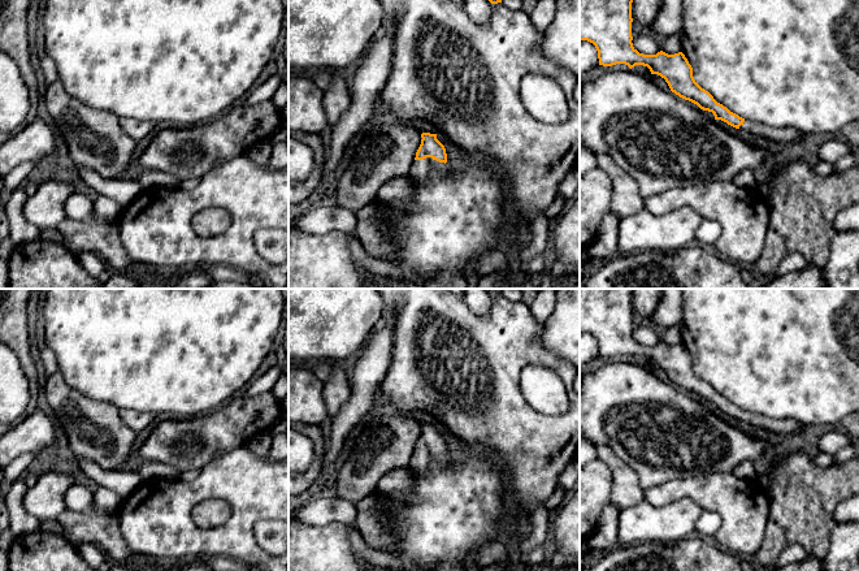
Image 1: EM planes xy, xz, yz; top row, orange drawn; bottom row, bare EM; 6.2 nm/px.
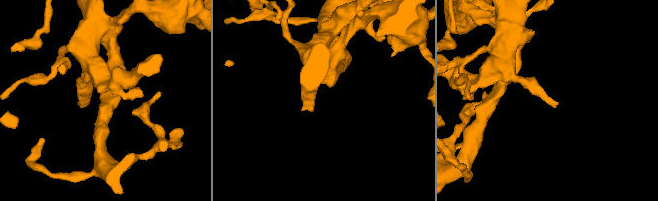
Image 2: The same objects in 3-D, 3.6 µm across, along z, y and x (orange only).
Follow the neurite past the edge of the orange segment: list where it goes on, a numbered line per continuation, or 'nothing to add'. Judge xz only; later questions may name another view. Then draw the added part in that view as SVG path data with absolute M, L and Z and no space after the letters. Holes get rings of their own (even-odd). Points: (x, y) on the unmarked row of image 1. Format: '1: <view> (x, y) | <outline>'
1: xz (420, 459) | M426 449L424 451L415 451L408 467L412 472L417 473L425 471L429 463L443 462L444 458L444 454L439 454L431 449Z

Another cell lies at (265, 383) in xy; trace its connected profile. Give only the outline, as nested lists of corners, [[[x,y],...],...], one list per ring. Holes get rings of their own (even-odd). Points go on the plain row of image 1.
[[[281,364],[269,368],[260,377],[251,381],[250,386],[247,388],[247,395],[257,397],[270,392],[276,385],[278,377],[281,376],[281,373],[282,373]]]

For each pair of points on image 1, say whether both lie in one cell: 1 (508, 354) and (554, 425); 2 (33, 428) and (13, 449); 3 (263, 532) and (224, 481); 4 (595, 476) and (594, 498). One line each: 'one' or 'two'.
1: one
2: one
3: two
4: one

